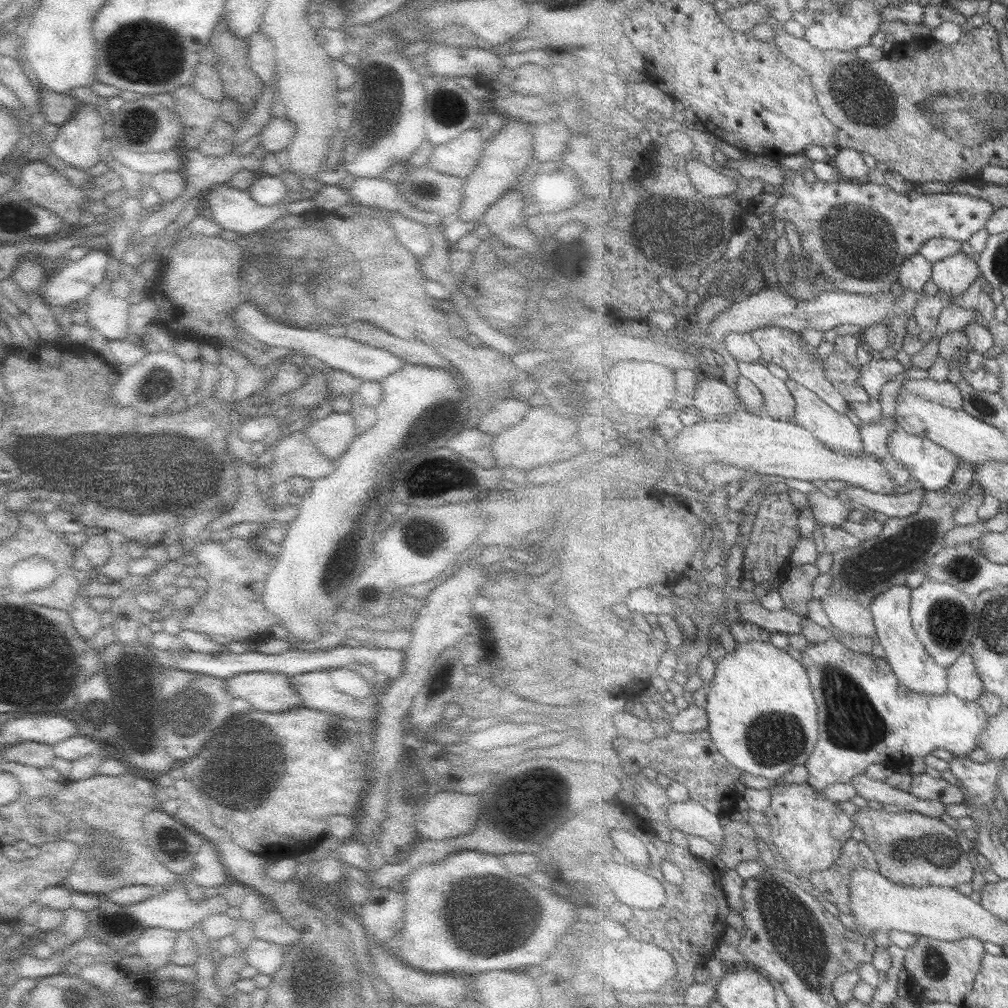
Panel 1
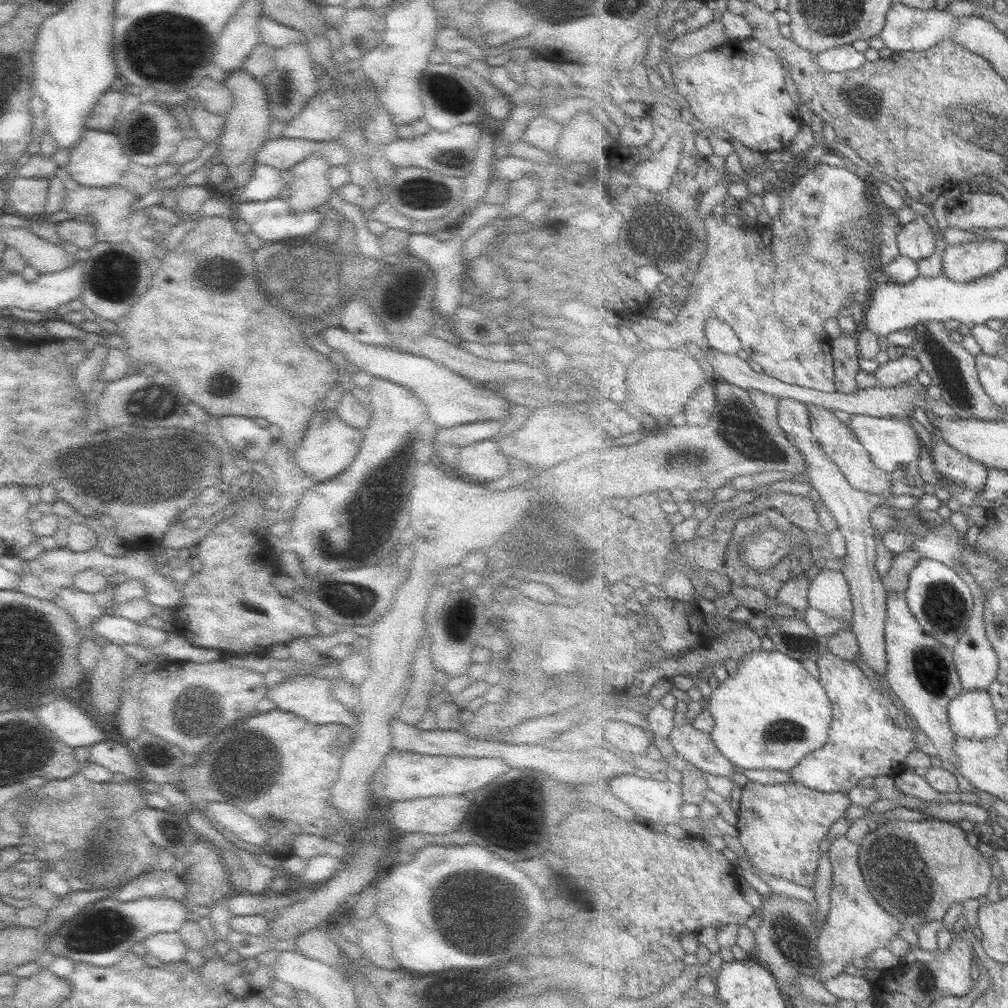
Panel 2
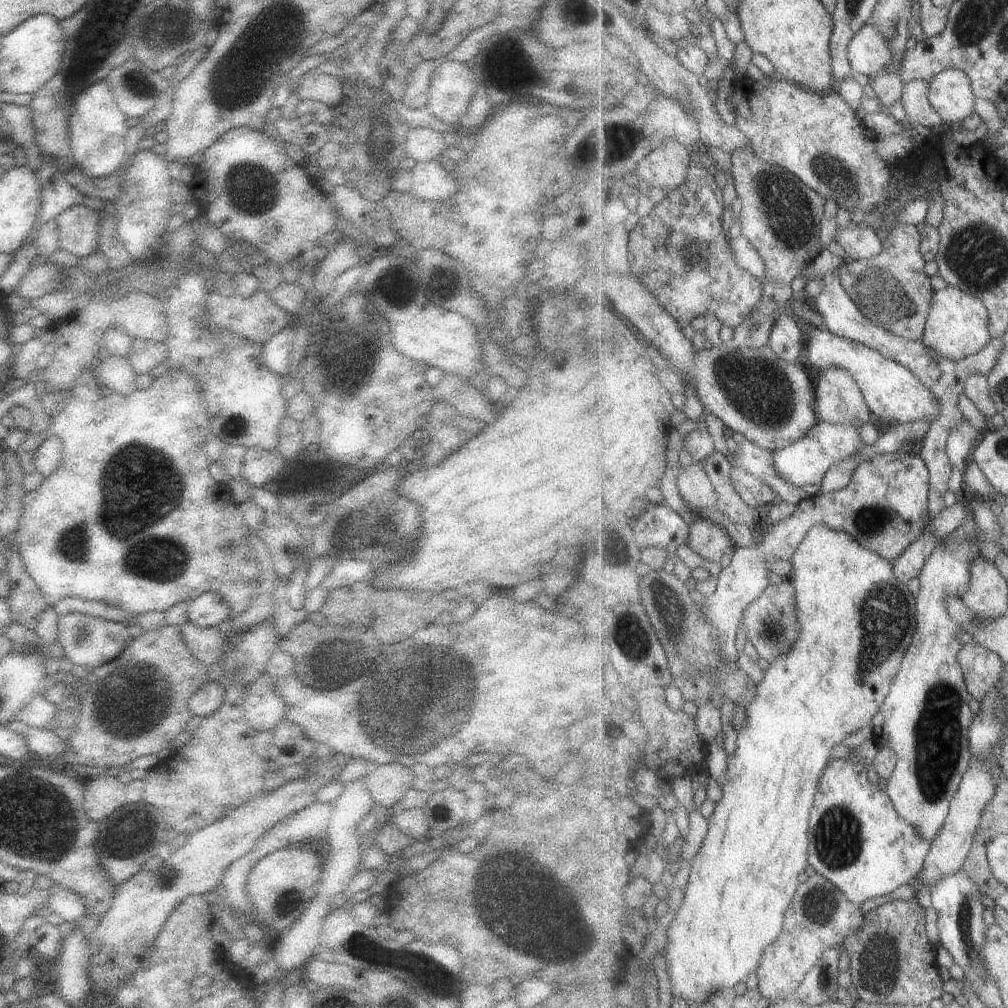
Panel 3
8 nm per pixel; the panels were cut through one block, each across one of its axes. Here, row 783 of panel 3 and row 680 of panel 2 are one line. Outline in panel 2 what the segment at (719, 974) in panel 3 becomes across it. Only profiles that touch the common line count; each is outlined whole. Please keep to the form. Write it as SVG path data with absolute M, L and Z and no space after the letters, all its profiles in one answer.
M757 650L739 661L735 672L711 692L708 709L715 719L712 739L721 754L735 766L747 770L773 769L789 773L807 754L827 744L833 722L833 702L820 679L811 676L800 660L780 650Z

